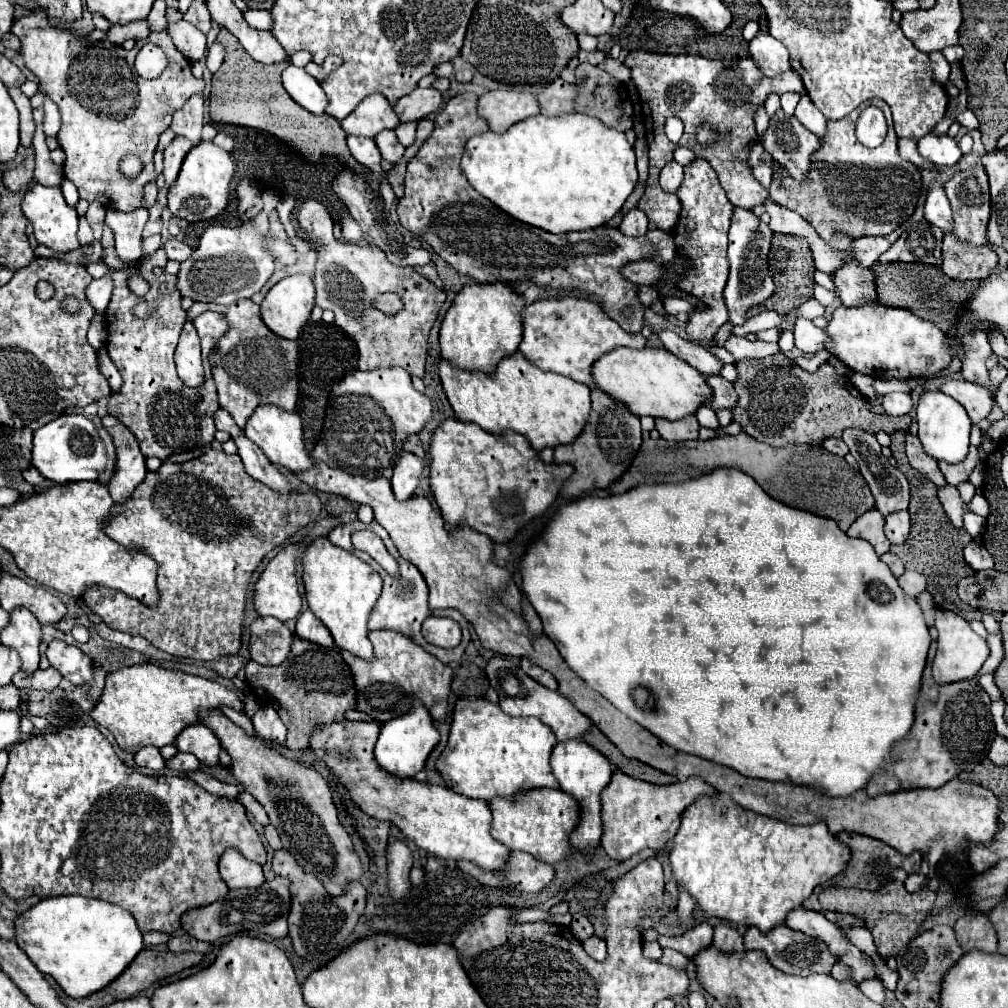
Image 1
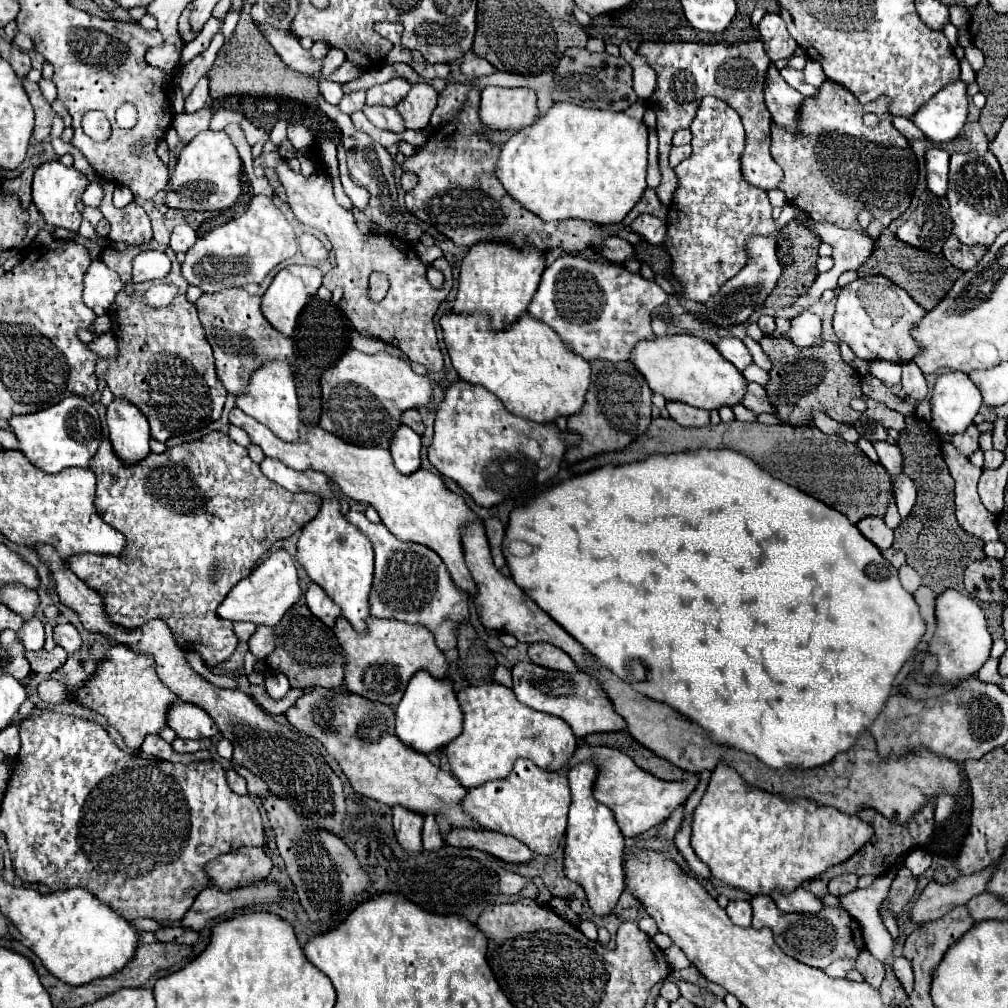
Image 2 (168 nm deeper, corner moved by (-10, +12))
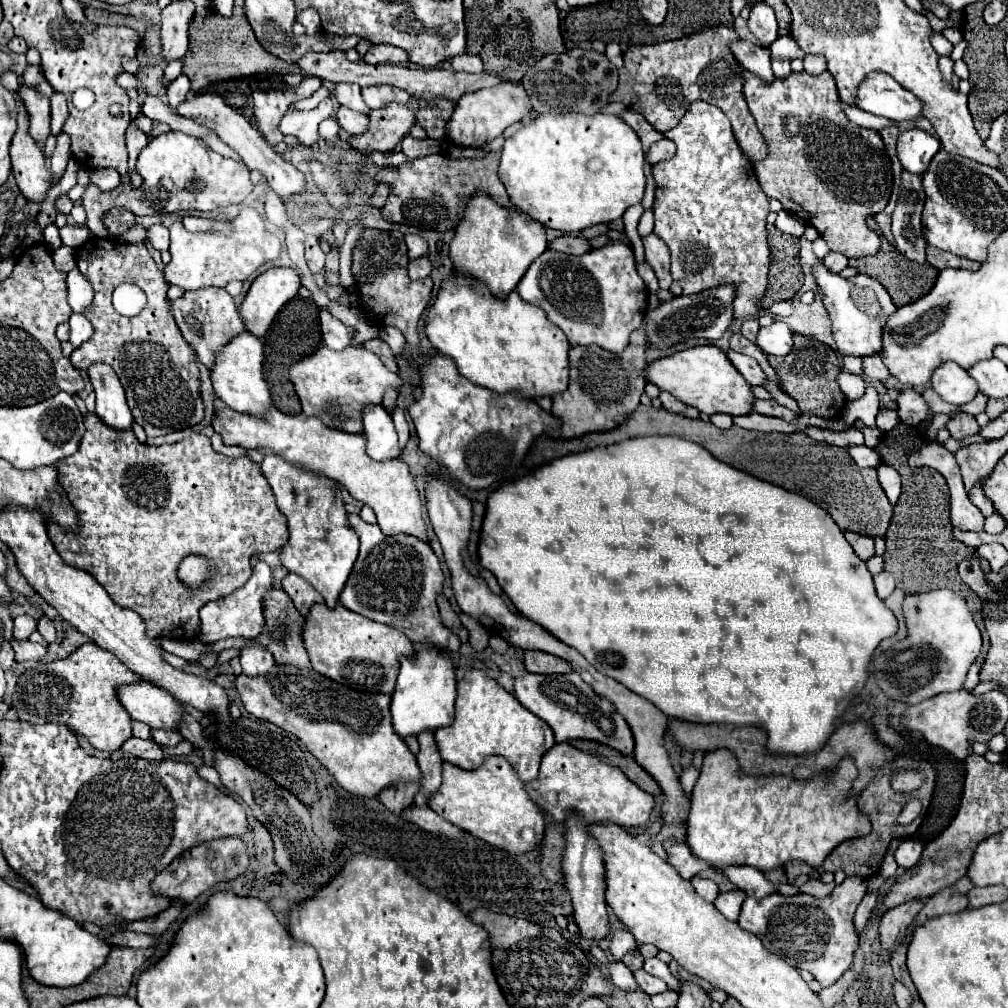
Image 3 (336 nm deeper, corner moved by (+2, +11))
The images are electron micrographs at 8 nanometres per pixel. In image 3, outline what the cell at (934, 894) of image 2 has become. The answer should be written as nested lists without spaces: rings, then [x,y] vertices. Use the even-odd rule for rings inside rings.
[[[910,899],[904,905],[892,907],[882,915],[882,919],[880,919],[880,941],[882,941],[884,949],[888,949],[892,953],[898,947],[896,943],[900,943],[904,939],[906,929],[910,927],[912,919],[918,915],[922,905],[924,905],[924,899]]]

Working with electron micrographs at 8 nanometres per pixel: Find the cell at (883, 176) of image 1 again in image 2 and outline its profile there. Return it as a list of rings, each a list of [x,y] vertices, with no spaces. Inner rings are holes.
[[[822,82],[814,98],[804,98],[800,102],[800,126],[788,130],[772,122],[772,156],[782,166],[784,178],[778,188],[788,196],[788,202],[796,204],[806,212],[814,222],[828,222],[838,228],[862,230],[856,216],[862,208],[874,214],[874,220],[868,224],[866,234],[878,242],[878,234],[894,218],[898,218],[910,204],[910,198],[916,188],[916,156],[908,146],[908,140],[892,126],[892,114],[882,114],[876,128],[868,128],[862,122],[862,114],[870,112],[868,106],[856,102],[852,92],[836,82]]]

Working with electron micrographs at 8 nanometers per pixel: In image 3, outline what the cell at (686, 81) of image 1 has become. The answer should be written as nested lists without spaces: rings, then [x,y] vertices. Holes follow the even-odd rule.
[[[716,27],[676,41],[630,45],[624,53],[624,67],[620,69],[618,89],[612,93],[610,101],[620,101],[628,109],[638,111],[656,131],[662,133],[674,129],[680,123],[692,101],[700,99],[712,103],[728,115],[742,153],[750,159],[752,165],[756,165],[760,159],[766,159],[768,145],[764,143],[764,137],[760,135],[754,117],[746,107],[742,93],[744,69],[730,51],[730,43],[734,41],[740,41],[734,29]]]

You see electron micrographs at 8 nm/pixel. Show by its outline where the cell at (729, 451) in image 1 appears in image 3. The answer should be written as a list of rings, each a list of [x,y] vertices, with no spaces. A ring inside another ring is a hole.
[[[640,405],[634,411],[634,415],[624,425],[616,427],[614,431],[584,435],[580,439],[570,439],[570,441],[558,439],[554,443],[548,443],[546,437],[540,437],[534,443],[528,455],[528,461],[532,465],[544,465],[548,461],[566,457],[570,453],[580,453],[584,449],[594,449],[594,447],[608,447],[608,445],[616,445],[616,443],[622,443],[634,437],[646,437],[646,435],[674,435],[674,437],[682,437],[688,441],[692,439],[694,443],[708,449],[716,459],[740,471],[746,471],[762,481],[774,483],[792,493],[798,493],[810,499],[812,503],[816,503],[818,507],[824,507],[824,511],[832,515],[832,519],[842,531],[854,531],[860,535],[876,537],[876,535],[884,535],[890,523],[892,505],[878,483],[876,469],[860,469],[844,447],[818,443],[802,431],[796,435],[780,435],[780,433],[748,431],[736,425],[732,425],[730,429],[718,429],[712,423],[704,423],[702,419],[688,419],[682,415],[668,413],[664,409],[652,409],[652,407]]]

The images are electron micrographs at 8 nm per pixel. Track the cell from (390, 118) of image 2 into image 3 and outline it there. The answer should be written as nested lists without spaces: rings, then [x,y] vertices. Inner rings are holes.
[[[340,83],[340,85],[334,85],[334,95],[338,99],[340,105],[352,109],[352,111],[360,111],[364,115],[370,115],[370,107],[362,101],[360,97],[360,87],[356,83]]]

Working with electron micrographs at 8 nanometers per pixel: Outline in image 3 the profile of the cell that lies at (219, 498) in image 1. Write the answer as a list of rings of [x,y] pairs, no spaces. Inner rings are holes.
[[[88,413],[84,417],[84,425],[86,425],[86,433],[84,433],[84,437],[80,441],[80,447],[78,447],[76,455],[72,455],[68,459],[62,459],[56,465],[58,467],[58,473],[60,473],[60,483],[62,483],[64,491],[68,493],[68,497],[72,499],[72,505],[74,505],[74,509],[78,513],[80,527],[74,529],[74,531],[62,531],[58,525],[50,523],[48,525],[48,537],[52,539],[52,543],[54,543],[58,555],[62,557],[64,563],[74,565],[76,569],[84,569],[86,573],[90,573],[108,591],[108,595],[114,599],[114,603],[118,603],[124,609],[132,609],[140,617],[144,617],[144,621],[146,621],[146,633],[150,637],[154,637],[154,639],[168,637],[168,639],[176,639],[176,641],[194,641],[194,639],[198,639],[200,637],[200,619],[198,619],[200,607],[204,607],[210,601],[224,599],[226,595],[230,595],[232,591],[236,591],[238,587],[242,587],[250,579],[250,575],[252,575],[252,567],[250,567],[250,557],[252,555],[276,551],[282,545],[286,545],[286,541],[288,541],[288,523],[286,523],[284,515],[280,513],[280,509],[276,505],[274,493],[272,493],[266,477],[260,473],[258,463],[254,463],[254,461],[250,461],[246,457],[232,459],[232,457],[226,457],[222,453],[216,453],[212,449],[210,439],[206,435],[200,435],[200,433],[192,433],[188,439],[178,441],[178,443],[172,443],[172,445],[150,447],[150,445],[138,443],[138,439],[134,437],[132,431],[114,431],[114,429],[106,427],[94,413]],[[188,555],[200,555],[212,567],[210,569],[210,579],[202,587],[188,587],[176,575],[180,559],[184,559]]]

